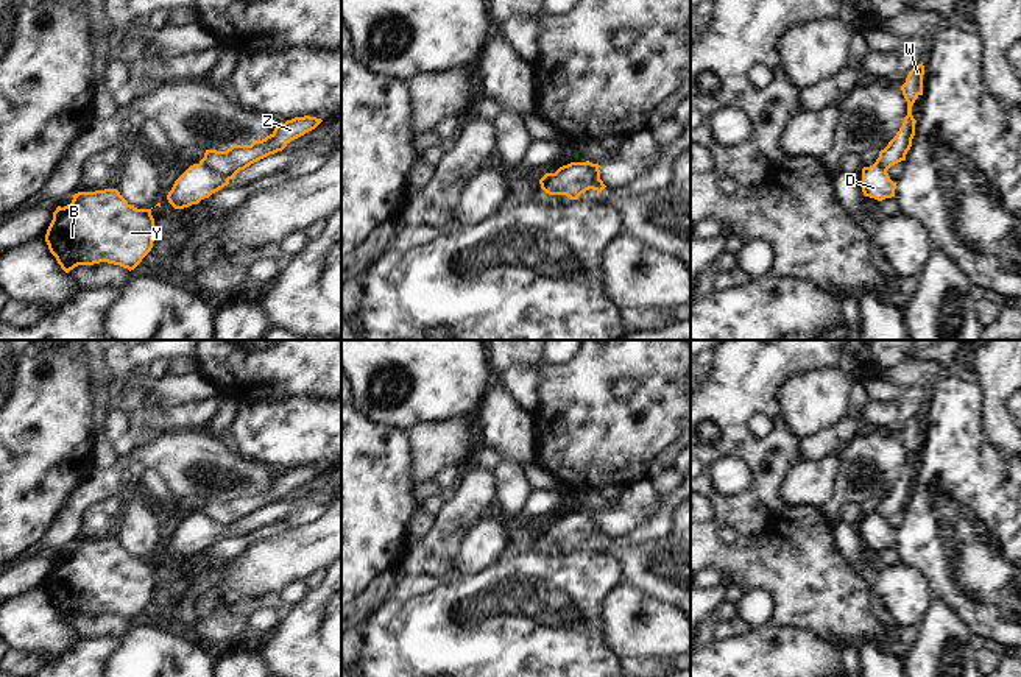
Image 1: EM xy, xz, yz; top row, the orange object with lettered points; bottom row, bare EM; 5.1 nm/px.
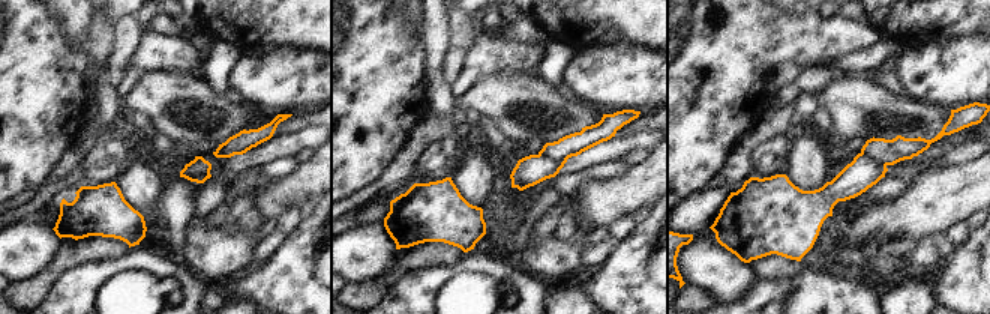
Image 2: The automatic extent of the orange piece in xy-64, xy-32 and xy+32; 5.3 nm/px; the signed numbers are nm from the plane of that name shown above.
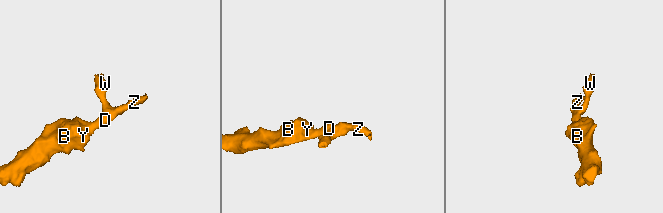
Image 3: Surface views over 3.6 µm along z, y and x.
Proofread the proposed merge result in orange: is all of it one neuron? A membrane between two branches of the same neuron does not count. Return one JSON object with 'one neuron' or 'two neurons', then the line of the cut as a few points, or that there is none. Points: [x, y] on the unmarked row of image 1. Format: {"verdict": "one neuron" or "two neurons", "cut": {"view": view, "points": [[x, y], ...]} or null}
{"verdict": "two neurons", "cut": {"view": "xy", "points": [[200, 512], [228, 529]]}}

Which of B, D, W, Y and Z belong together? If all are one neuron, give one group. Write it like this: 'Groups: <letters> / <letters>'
Groups: B D Y / W Z

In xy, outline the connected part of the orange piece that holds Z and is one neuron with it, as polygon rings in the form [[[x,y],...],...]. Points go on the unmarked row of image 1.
[[[310,465],[295,466],[285,473],[279,473],[270,485],[254,490],[251,494],[232,494],[226,501],[206,499],[200,513],[232,529],[251,513],[282,501],[291,490],[315,479],[321,471],[321,468]]]

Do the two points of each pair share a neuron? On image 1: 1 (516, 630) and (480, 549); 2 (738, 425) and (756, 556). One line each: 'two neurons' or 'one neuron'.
1: two neurons
2: one neuron

